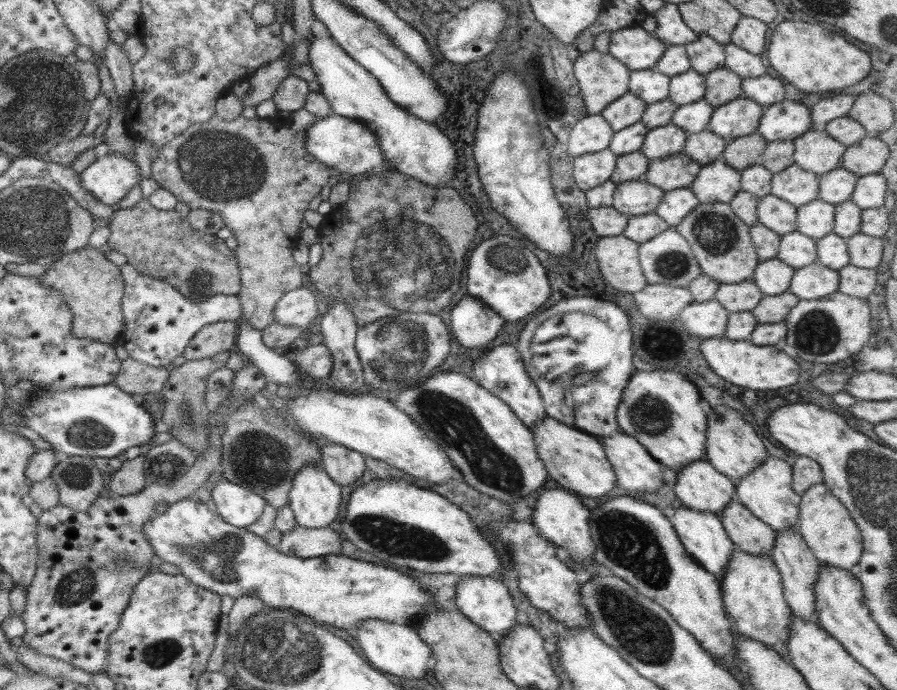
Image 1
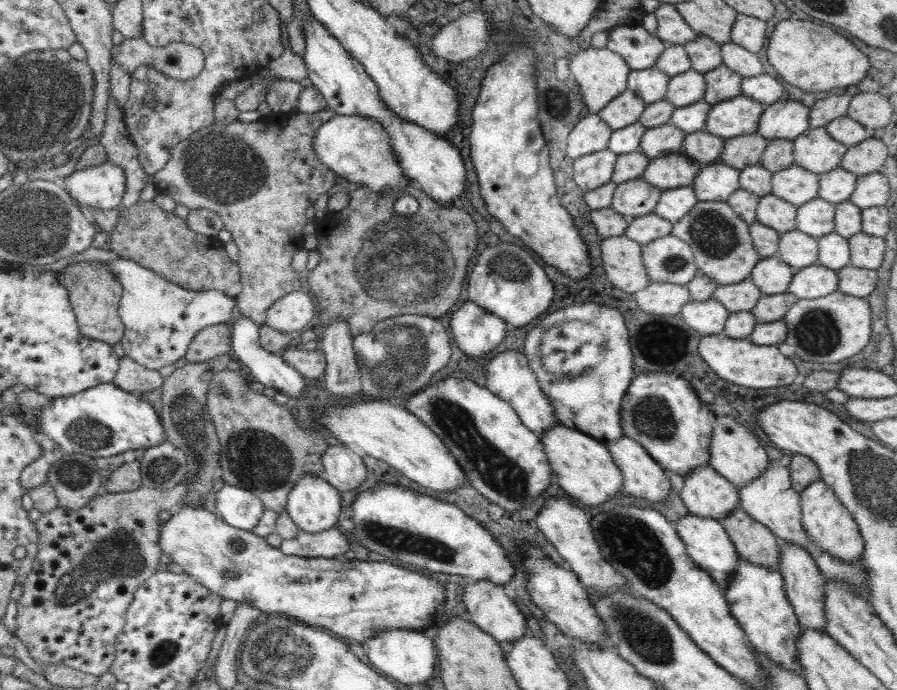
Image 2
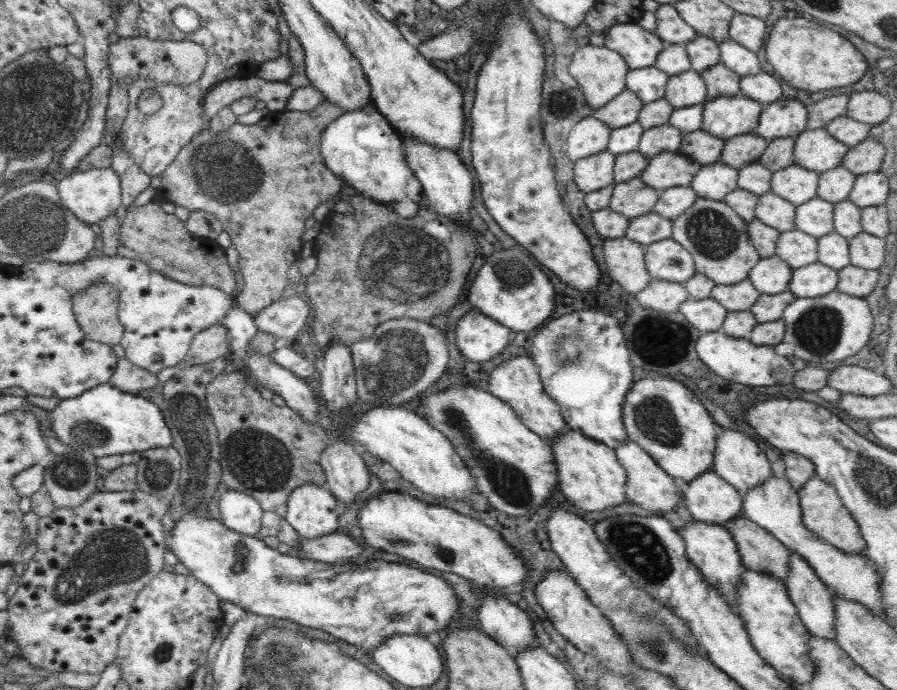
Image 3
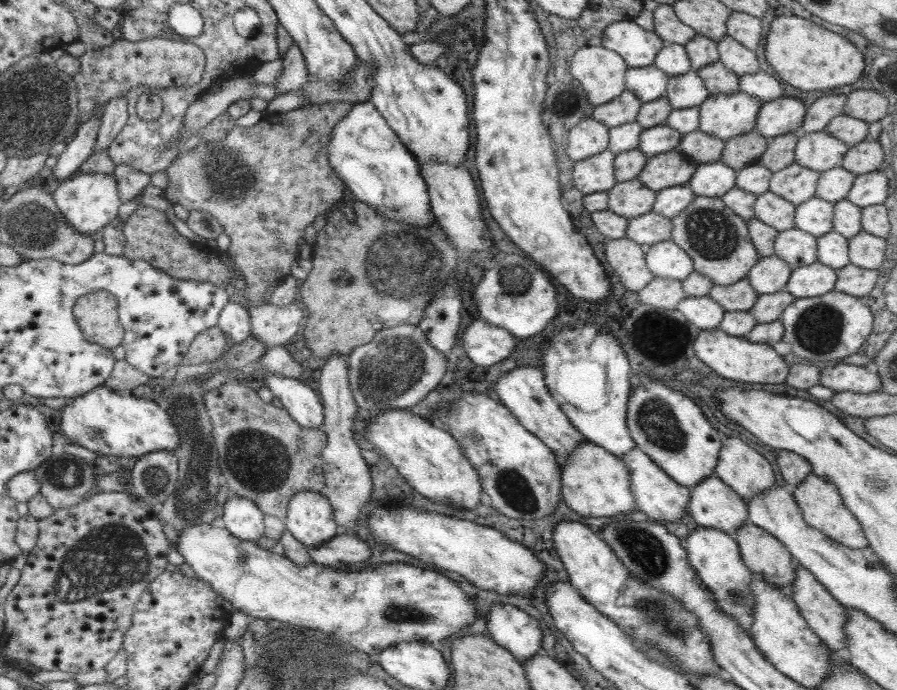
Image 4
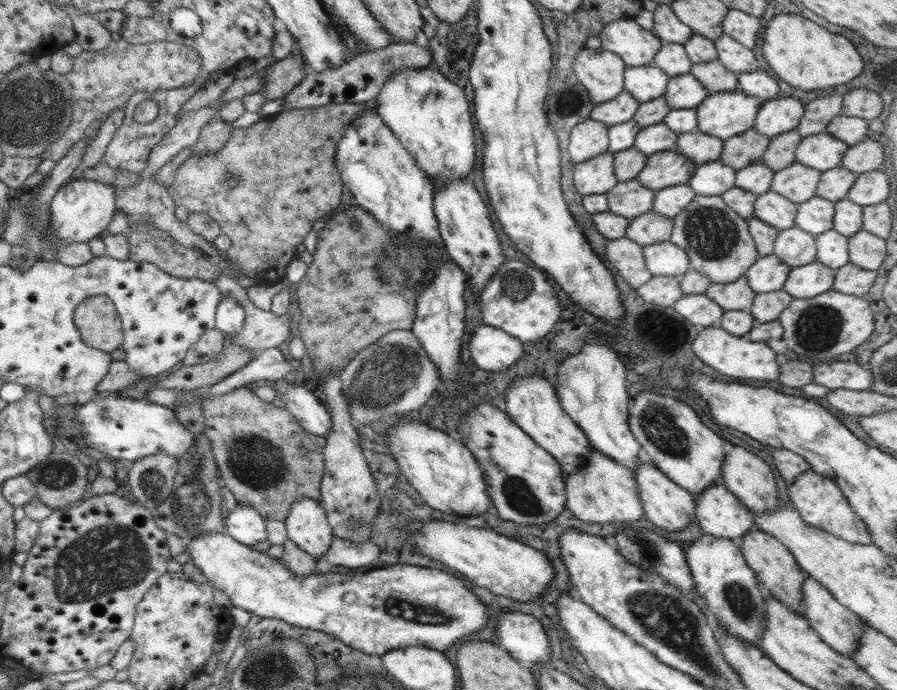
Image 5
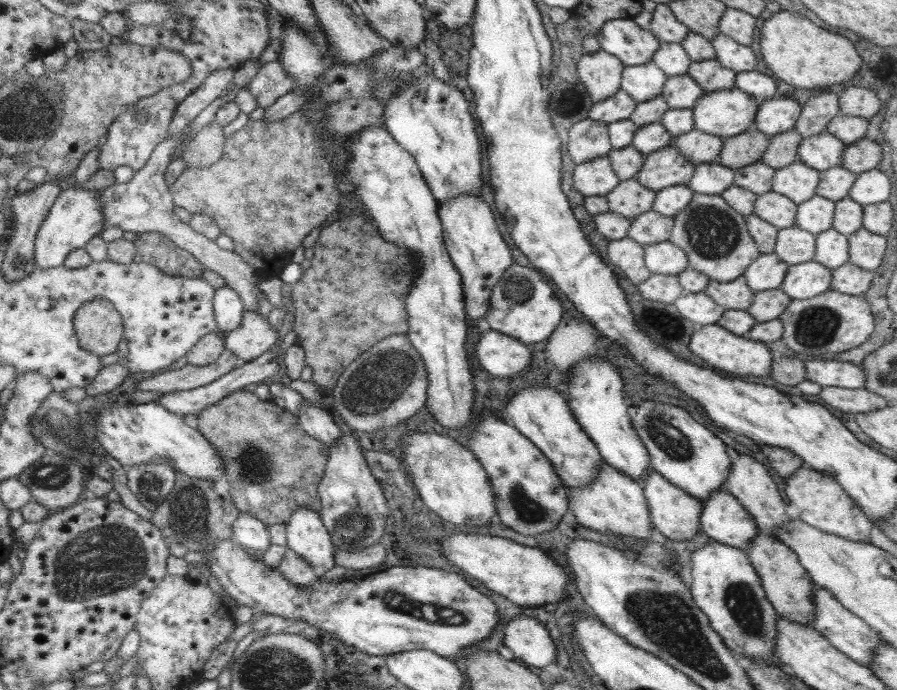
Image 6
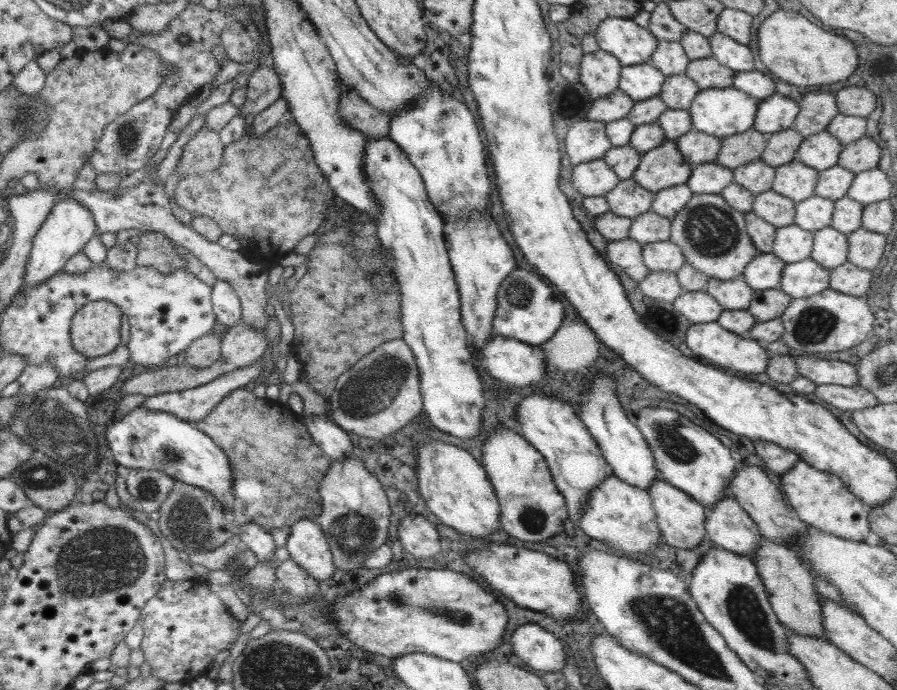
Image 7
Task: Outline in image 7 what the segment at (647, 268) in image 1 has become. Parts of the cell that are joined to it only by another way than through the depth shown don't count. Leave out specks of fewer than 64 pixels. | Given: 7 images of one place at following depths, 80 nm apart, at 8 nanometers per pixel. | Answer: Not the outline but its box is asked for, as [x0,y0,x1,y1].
[641,241,685,272]

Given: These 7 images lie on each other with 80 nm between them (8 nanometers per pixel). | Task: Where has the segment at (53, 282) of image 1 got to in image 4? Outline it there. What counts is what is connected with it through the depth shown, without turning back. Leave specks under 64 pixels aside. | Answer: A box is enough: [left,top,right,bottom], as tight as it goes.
[73,290,125,350]

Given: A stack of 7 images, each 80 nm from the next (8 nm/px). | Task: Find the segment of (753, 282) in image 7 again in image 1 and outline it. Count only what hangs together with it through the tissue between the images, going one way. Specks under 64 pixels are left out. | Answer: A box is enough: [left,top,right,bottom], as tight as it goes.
[753,258,794,296]

